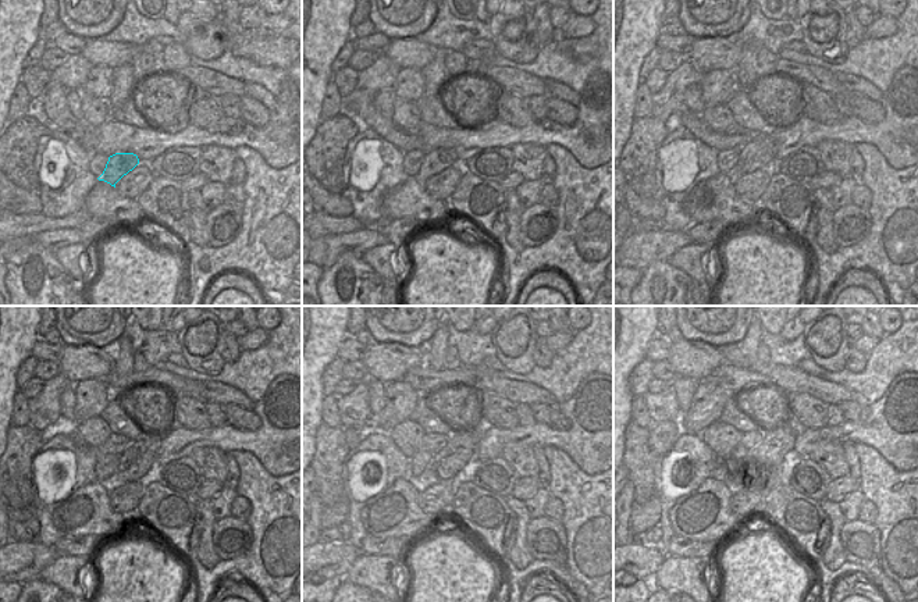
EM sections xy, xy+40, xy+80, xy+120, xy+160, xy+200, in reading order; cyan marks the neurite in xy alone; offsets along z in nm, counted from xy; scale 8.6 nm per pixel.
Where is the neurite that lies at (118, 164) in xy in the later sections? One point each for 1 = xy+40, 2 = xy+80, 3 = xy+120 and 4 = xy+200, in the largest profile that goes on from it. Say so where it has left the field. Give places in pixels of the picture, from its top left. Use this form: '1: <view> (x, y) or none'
1: xy+40 (434, 161)
2: xy+80 (760, 153)
3: xy+120 (138, 462)
4: xy+200 (775, 456)

